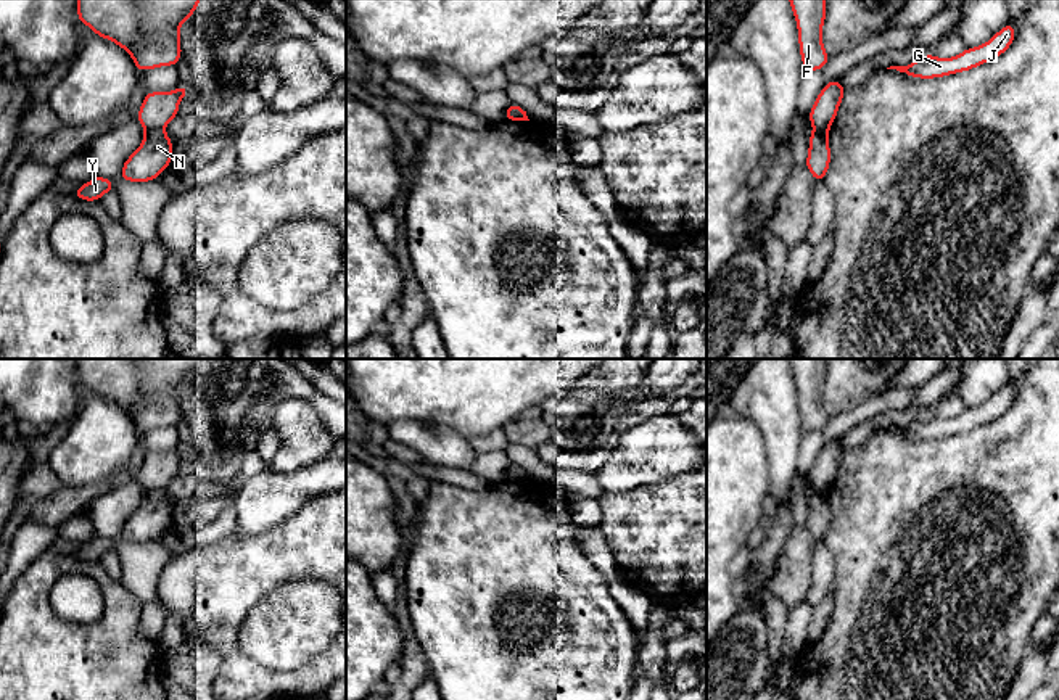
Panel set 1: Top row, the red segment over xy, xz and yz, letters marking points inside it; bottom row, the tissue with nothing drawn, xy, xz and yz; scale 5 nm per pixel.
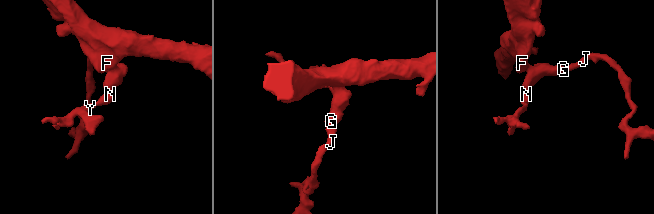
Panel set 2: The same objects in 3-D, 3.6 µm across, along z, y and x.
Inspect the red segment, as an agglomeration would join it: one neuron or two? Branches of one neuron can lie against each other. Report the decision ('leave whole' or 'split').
leave whole

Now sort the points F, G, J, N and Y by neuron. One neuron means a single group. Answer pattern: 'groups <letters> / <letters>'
groups F G J N Y

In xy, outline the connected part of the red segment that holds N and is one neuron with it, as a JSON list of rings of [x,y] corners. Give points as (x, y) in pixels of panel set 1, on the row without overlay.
[[[180,446],[172,452],[148,452],[137,473],[145,497],[140,507],[126,520],[121,539],[127,542],[151,542],[172,525],[172,499],[166,496],[166,486],[179,476],[179,465],[190,455],[188,447]]]

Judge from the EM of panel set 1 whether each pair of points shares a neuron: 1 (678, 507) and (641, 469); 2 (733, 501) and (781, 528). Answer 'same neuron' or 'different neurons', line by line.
1: different neurons
2: different neurons

